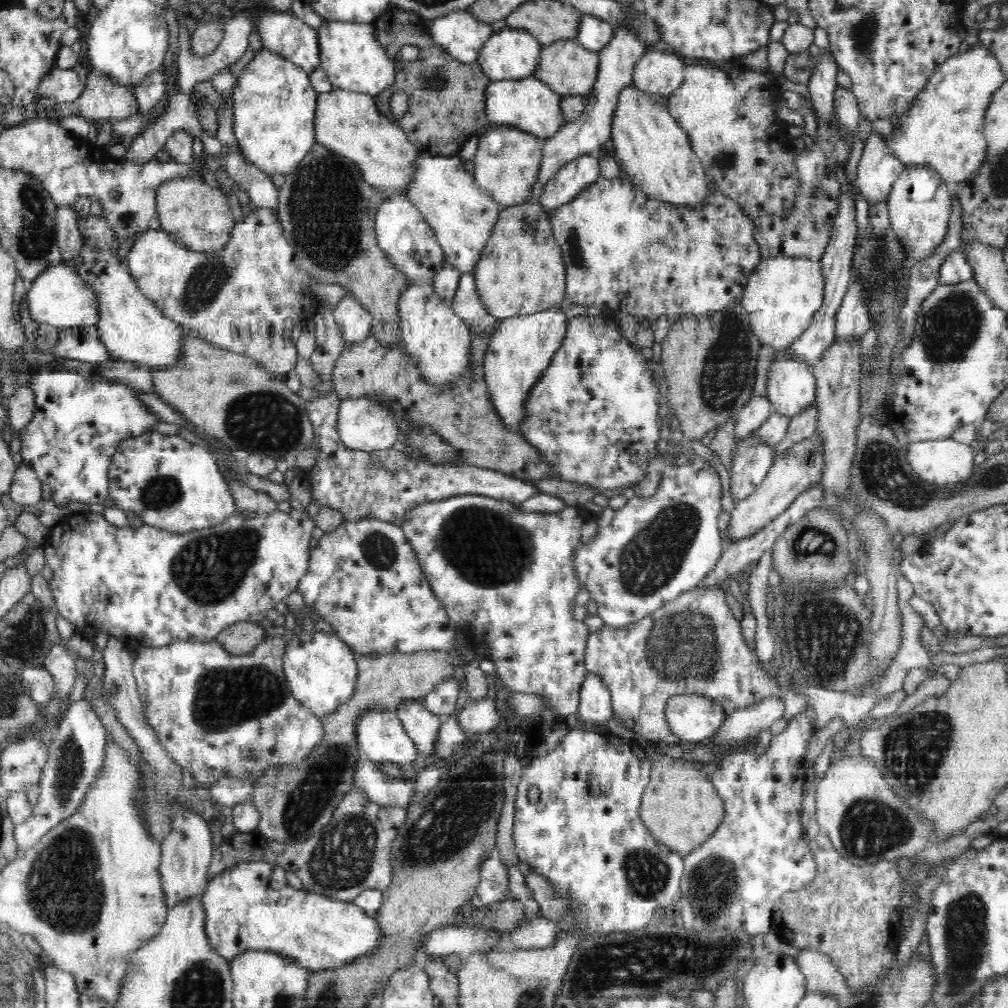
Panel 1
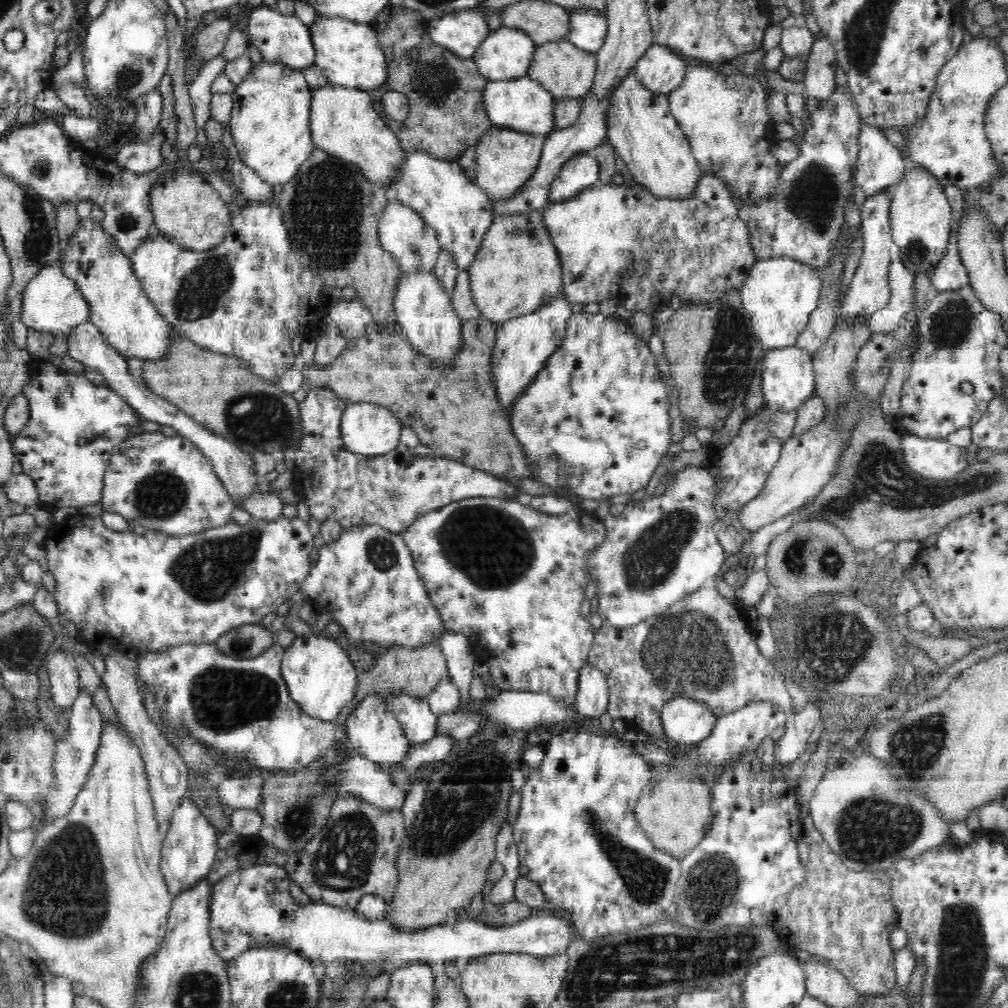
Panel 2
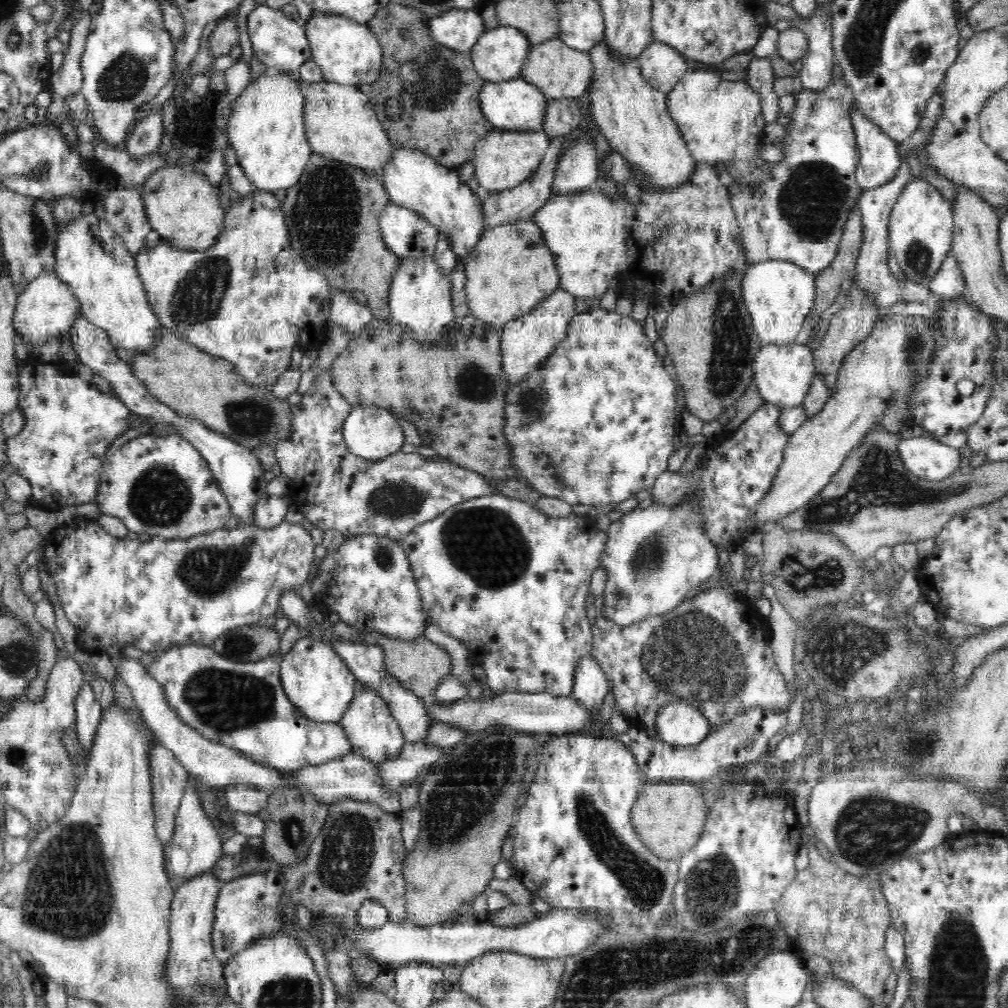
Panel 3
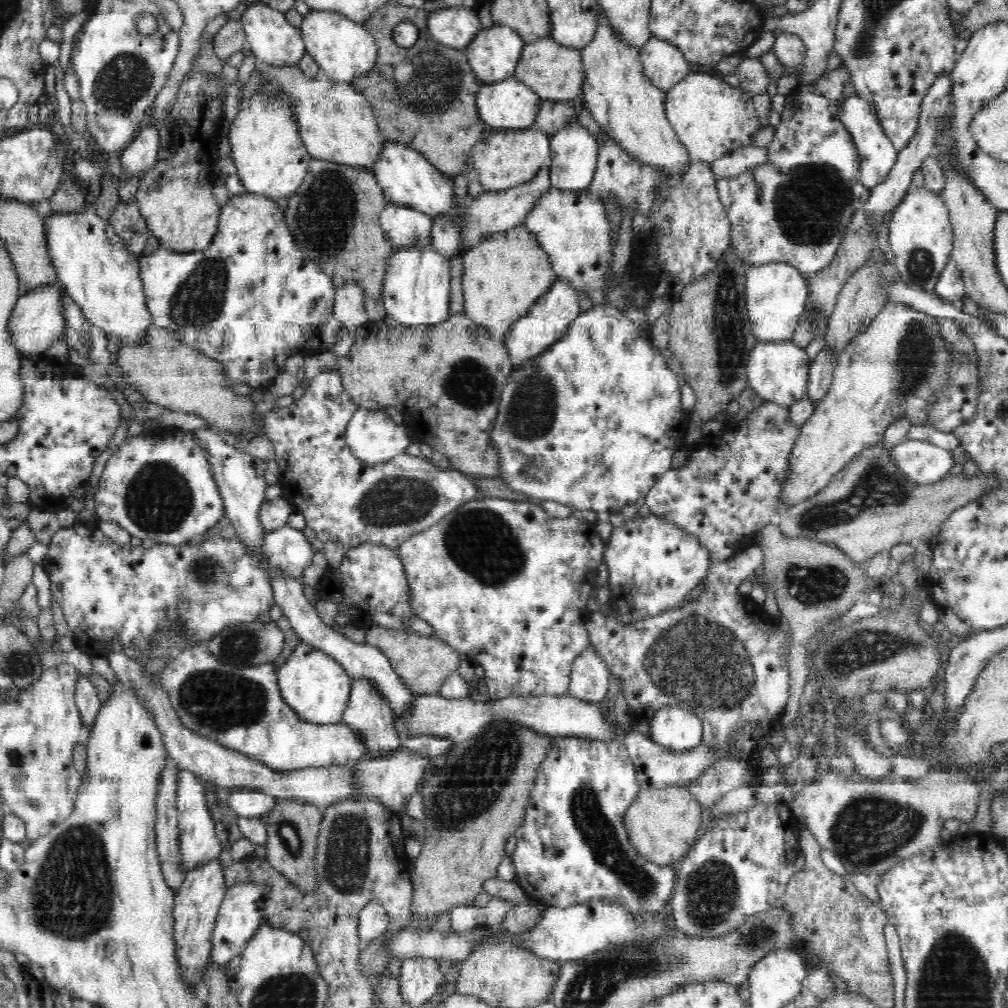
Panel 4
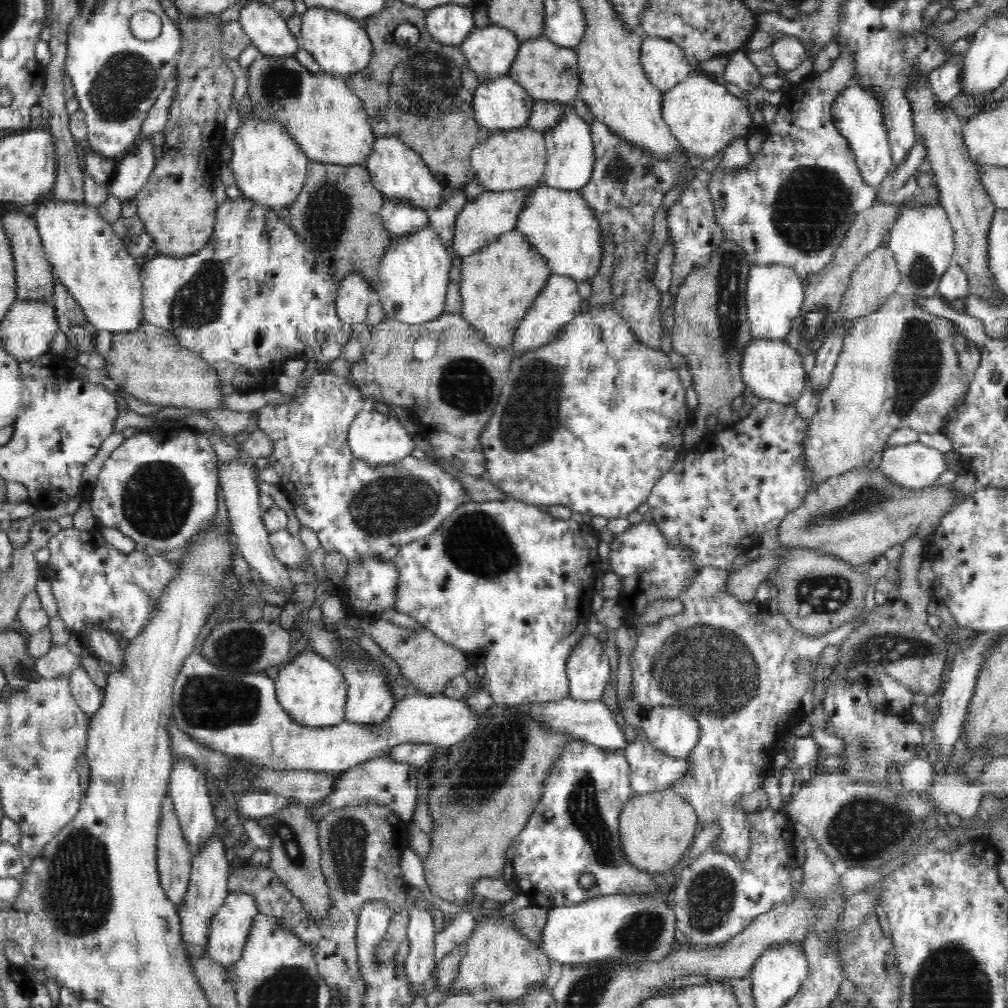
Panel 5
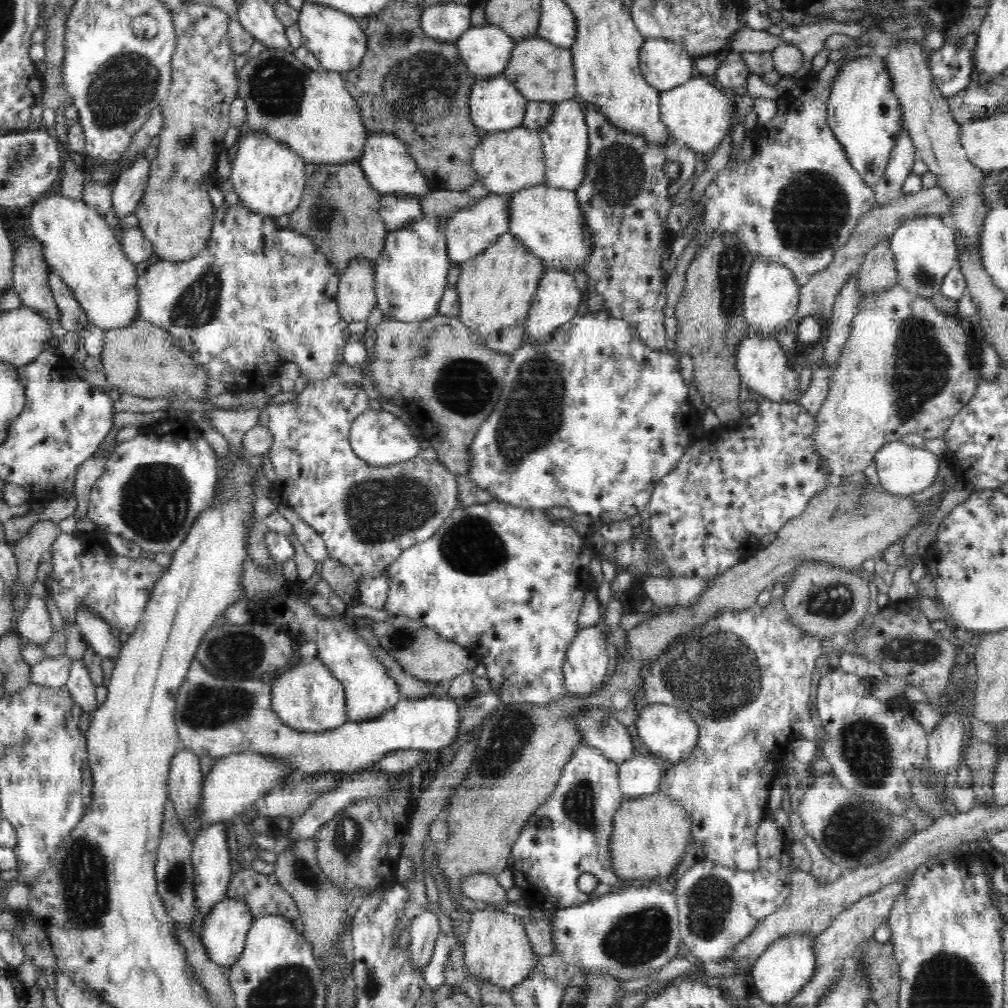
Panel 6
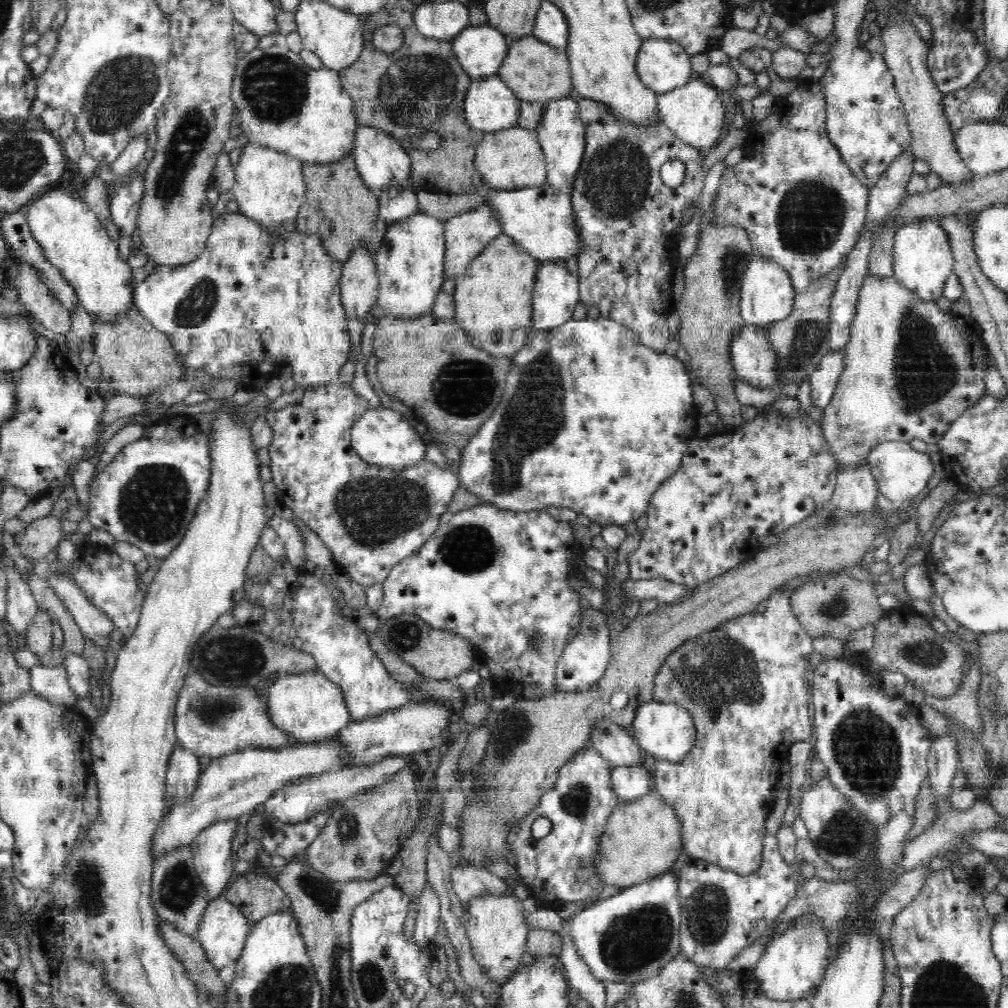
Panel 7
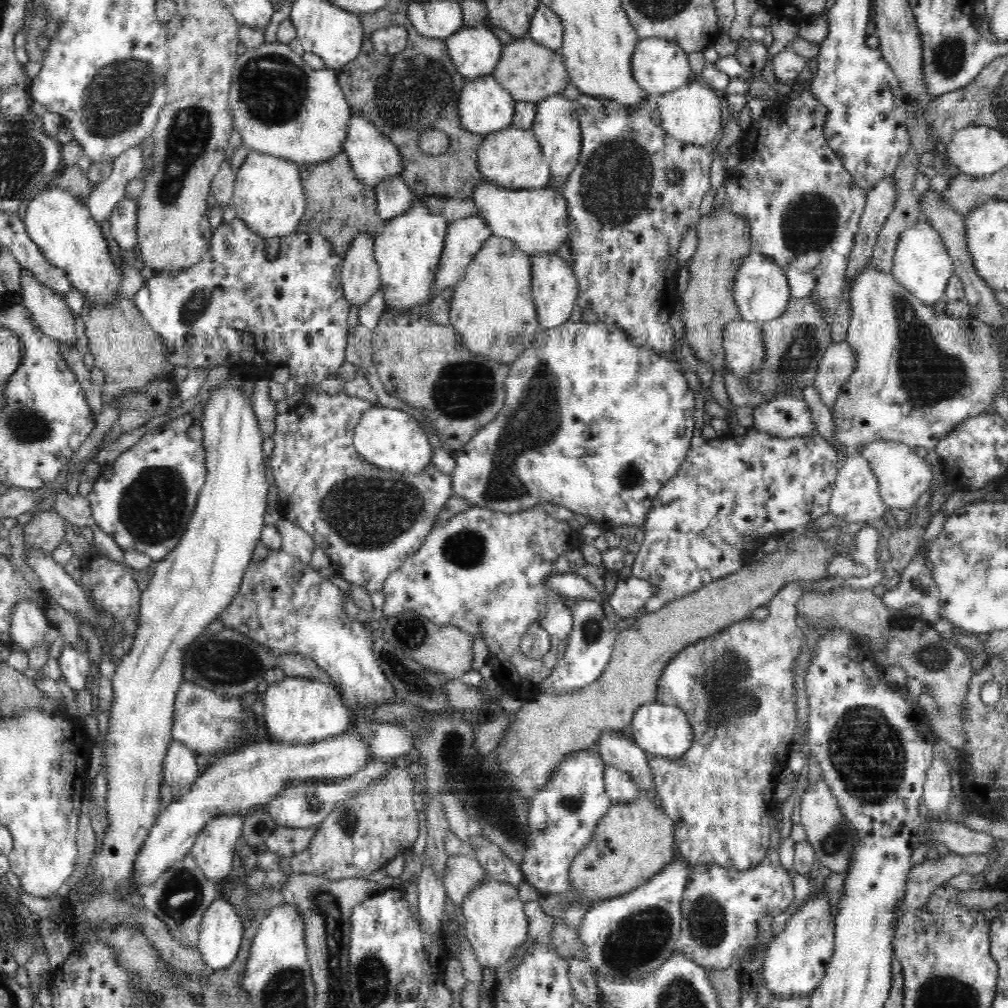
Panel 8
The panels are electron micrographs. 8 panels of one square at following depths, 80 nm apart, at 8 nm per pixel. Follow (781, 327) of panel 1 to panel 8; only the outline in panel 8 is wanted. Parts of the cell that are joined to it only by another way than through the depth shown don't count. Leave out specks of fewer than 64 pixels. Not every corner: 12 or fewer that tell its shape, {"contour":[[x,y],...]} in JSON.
{"contour":[[752,252],[732,293],[741,319],[778,318],[792,300],[784,269]]}

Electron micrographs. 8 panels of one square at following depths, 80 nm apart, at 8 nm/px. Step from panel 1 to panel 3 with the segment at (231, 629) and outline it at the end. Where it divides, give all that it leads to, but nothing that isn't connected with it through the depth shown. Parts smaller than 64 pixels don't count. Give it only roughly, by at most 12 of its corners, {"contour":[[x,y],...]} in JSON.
{"contour":[[264,623],[234,627],[212,644],[248,664],[279,652],[281,635]]}

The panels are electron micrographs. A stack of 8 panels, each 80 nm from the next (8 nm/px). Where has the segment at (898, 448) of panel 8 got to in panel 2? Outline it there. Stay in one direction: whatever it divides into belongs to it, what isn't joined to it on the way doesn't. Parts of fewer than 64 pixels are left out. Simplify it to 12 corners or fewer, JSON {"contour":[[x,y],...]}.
{"contour":[[906,434],[909,468],[933,483],[968,466],[967,448]]}

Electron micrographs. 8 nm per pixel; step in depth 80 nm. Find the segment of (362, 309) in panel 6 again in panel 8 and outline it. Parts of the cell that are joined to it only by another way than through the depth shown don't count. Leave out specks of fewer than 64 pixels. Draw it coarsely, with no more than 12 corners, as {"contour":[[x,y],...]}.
{"contour":[[354,236],[344,252],[341,285],[362,306],[381,288],[375,237]]}

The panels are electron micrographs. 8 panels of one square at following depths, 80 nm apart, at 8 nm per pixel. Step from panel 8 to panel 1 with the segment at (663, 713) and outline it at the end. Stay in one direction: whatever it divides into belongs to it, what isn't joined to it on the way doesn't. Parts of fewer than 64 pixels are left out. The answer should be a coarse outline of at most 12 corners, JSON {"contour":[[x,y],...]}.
{"contour":[[701,694],[673,696],[664,715],[675,740],[714,736],[723,707]]}

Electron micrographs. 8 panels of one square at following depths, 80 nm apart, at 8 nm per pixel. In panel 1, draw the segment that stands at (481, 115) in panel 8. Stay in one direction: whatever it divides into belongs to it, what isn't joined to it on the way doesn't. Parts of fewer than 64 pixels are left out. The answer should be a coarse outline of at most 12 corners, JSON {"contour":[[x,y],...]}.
{"contour":[[534,76],[488,83],[489,125],[544,140],[564,96]]}

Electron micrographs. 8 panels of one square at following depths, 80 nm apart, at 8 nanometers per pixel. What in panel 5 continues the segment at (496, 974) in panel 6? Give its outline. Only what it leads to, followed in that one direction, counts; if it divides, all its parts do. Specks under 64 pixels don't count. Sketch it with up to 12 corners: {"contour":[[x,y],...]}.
{"contour":[[484,917],[462,947],[452,993],[521,1004],[550,957]]}

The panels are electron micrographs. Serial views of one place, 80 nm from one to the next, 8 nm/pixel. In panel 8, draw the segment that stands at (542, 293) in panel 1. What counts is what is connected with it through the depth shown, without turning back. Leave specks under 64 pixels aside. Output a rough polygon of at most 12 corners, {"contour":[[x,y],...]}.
{"contour":[[490,235],[453,286],[466,350],[511,365],[542,328],[531,255]]}

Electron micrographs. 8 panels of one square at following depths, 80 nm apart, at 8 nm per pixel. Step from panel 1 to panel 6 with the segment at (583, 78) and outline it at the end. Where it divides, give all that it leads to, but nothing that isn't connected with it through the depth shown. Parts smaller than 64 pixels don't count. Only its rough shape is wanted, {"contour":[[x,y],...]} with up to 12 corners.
{"contour":[[516,41],[502,76],[528,101],[577,94],[571,50]]}

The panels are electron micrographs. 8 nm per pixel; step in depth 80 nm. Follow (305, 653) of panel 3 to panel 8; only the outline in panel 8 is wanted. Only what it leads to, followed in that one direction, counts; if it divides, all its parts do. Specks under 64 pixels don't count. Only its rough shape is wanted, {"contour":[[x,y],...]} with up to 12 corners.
{"contour":[[285,676],[264,686],[263,726],[276,743],[347,732],[332,685]]}

